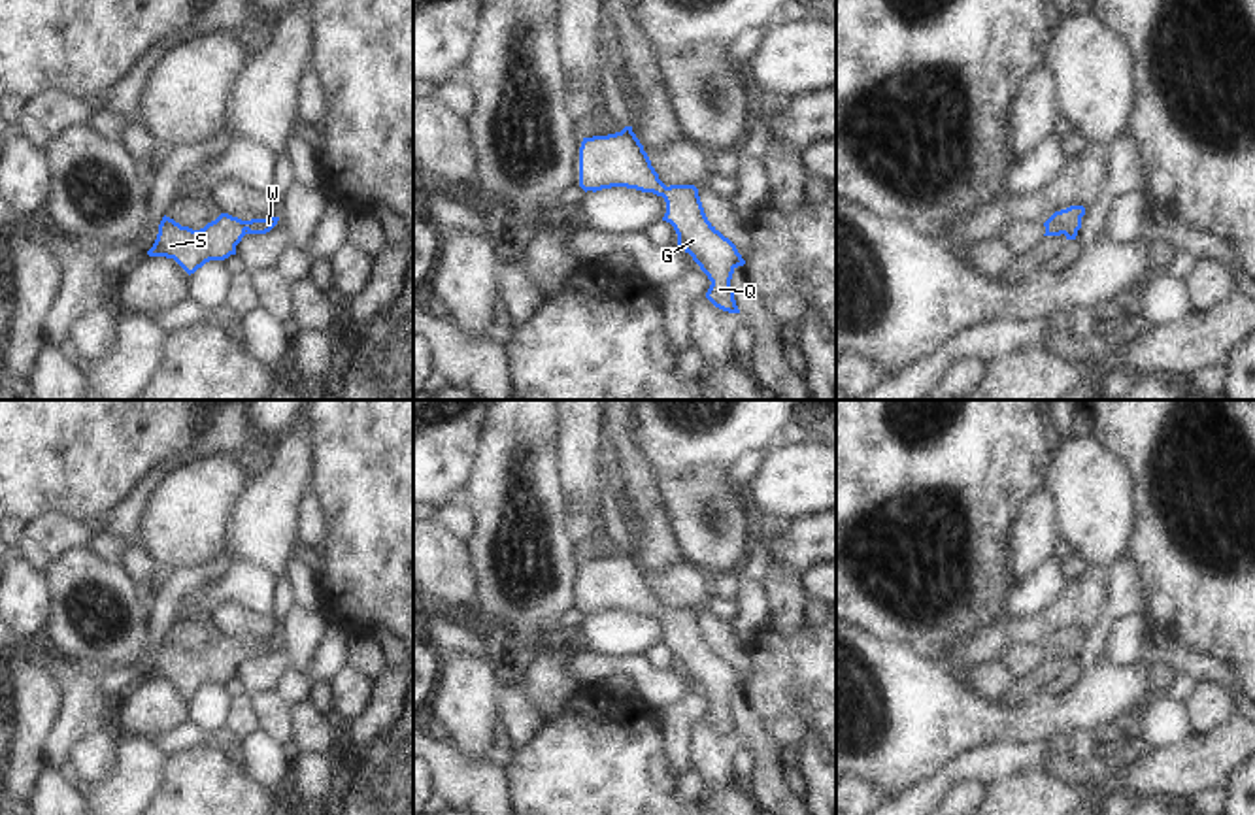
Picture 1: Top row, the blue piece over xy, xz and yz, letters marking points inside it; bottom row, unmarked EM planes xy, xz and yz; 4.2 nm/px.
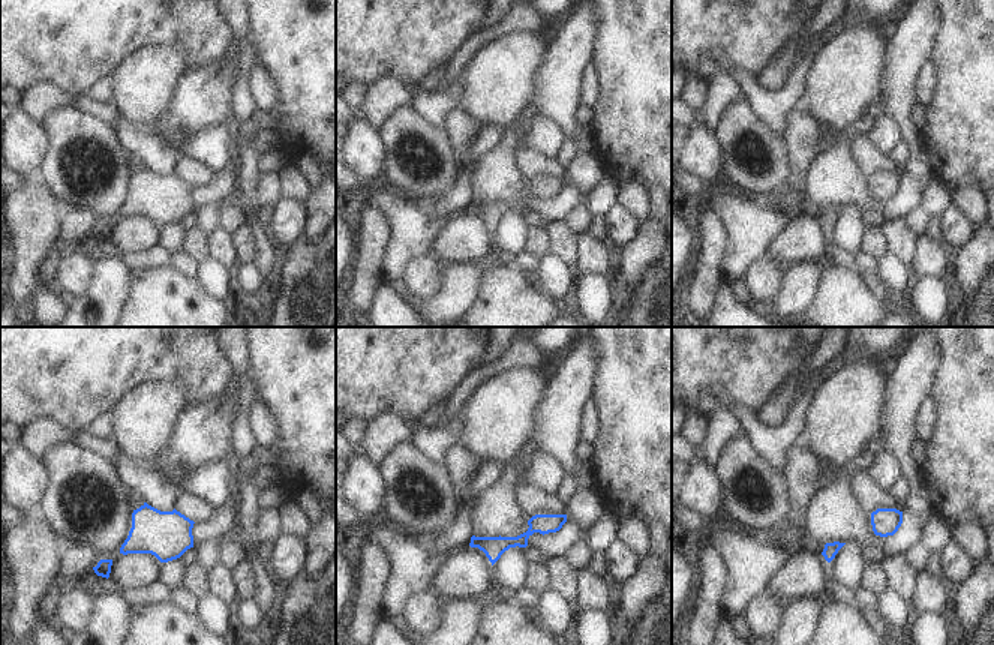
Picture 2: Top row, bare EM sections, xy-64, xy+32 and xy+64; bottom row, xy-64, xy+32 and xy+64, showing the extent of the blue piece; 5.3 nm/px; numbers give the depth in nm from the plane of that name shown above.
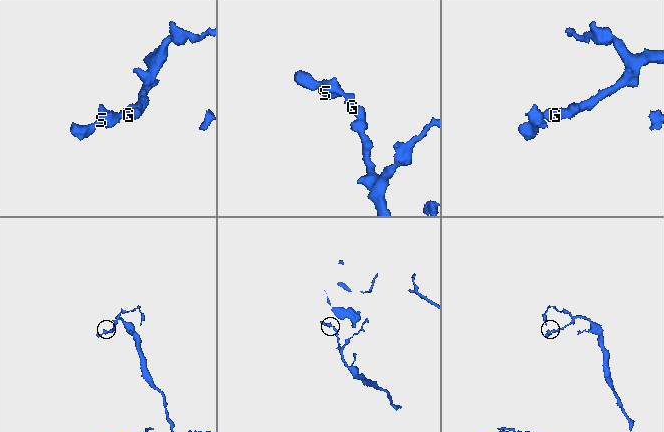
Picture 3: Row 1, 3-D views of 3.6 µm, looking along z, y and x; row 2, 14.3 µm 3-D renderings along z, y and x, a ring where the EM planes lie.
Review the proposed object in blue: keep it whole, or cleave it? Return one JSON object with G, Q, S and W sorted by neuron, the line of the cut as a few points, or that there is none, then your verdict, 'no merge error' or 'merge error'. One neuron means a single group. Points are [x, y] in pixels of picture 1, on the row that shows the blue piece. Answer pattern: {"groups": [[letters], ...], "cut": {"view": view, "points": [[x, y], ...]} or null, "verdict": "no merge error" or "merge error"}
{"groups": [["G", "Q", "S", "W"]], "cut": null, "verdict": "no merge error"}

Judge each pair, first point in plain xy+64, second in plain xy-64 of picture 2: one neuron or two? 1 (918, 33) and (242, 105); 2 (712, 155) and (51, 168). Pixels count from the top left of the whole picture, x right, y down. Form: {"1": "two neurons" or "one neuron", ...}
{"1": "two neurons", "2": "two neurons"}

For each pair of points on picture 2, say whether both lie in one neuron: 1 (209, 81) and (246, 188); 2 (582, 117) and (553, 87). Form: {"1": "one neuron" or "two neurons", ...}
{"1": "two neurons", "2": "two neurons"}

